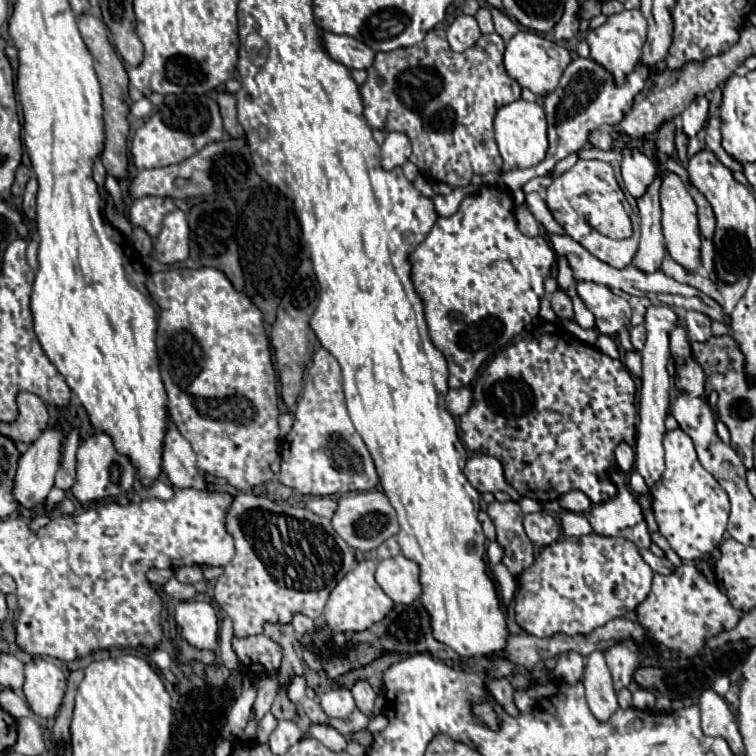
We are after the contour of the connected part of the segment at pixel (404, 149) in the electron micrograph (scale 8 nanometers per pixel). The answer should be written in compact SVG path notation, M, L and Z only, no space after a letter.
M388 132L386 134L386 140L382 144L382 166L386 170L402 166L410 154L412 154L412 146L404 132Z

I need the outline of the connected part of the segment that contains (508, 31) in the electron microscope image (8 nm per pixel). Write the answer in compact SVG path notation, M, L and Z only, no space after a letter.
M490 8L492 10L492 18L494 18L494 26L496 26L496 32L502 36L504 42L508 42L520 28L514 20L510 20L504 12L496 10L496 8Z

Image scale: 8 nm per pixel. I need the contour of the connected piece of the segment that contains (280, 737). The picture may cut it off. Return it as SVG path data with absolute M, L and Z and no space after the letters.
M280 720L278 728L270 736L270 750L274 754L284 754L294 742L300 742L300 738L302 738L302 730L298 728L296 722Z

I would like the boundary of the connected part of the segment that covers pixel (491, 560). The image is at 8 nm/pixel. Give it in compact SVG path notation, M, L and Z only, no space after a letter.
M492 542L490 546L488 546L488 566L490 566L490 570L502 560L502 554L504 554L504 550L500 548L500 544L496 544L496 542Z

